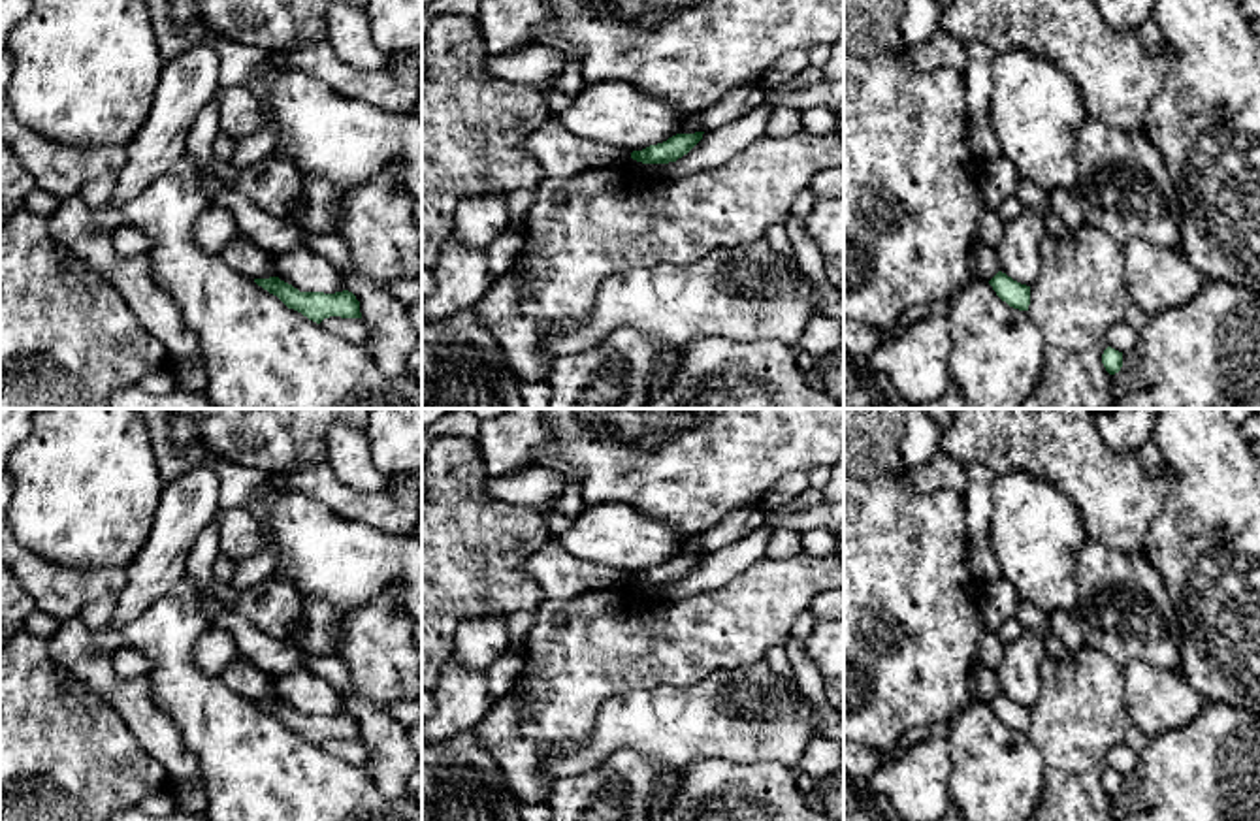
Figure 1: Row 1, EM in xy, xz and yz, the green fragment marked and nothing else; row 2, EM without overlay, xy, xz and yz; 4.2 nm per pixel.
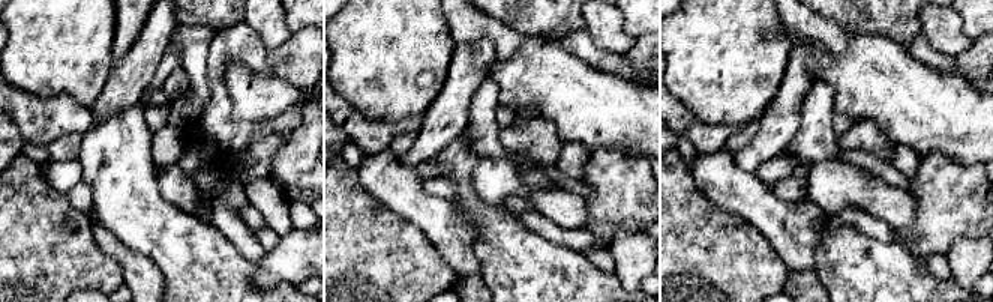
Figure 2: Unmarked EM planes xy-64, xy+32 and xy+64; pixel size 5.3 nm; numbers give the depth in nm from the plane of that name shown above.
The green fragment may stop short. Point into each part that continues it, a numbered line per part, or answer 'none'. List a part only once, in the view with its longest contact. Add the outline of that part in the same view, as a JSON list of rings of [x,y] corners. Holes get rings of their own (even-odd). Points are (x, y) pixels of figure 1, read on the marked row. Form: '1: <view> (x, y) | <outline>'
none

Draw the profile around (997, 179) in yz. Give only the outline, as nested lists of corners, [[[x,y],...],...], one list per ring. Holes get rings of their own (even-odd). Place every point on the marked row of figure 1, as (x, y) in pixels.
[[[1006,156],[981,162],[977,168],[977,188],[983,209],[996,211],[1008,196],[1015,194],[1017,179],[1019,173]]]

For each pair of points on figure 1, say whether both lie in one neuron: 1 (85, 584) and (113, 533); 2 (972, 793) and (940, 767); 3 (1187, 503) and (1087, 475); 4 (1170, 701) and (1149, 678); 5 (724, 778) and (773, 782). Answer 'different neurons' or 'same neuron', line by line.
1: different neurons
2: different neurons
3: different neurons
4: same neuron
5: same neuron

